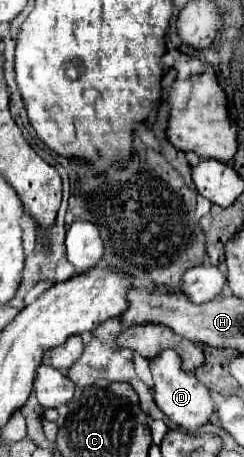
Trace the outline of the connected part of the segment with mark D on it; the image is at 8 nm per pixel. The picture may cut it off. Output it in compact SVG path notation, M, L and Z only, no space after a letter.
M166 350L158 358L154 358L150 362L150 370L152 370L152 376L154 376L156 404L170 420L174 420L180 428L184 428L188 432L196 432L204 424L212 422L214 400L210 396L210 390L194 374L186 374L180 368L180 358L174 350Z

